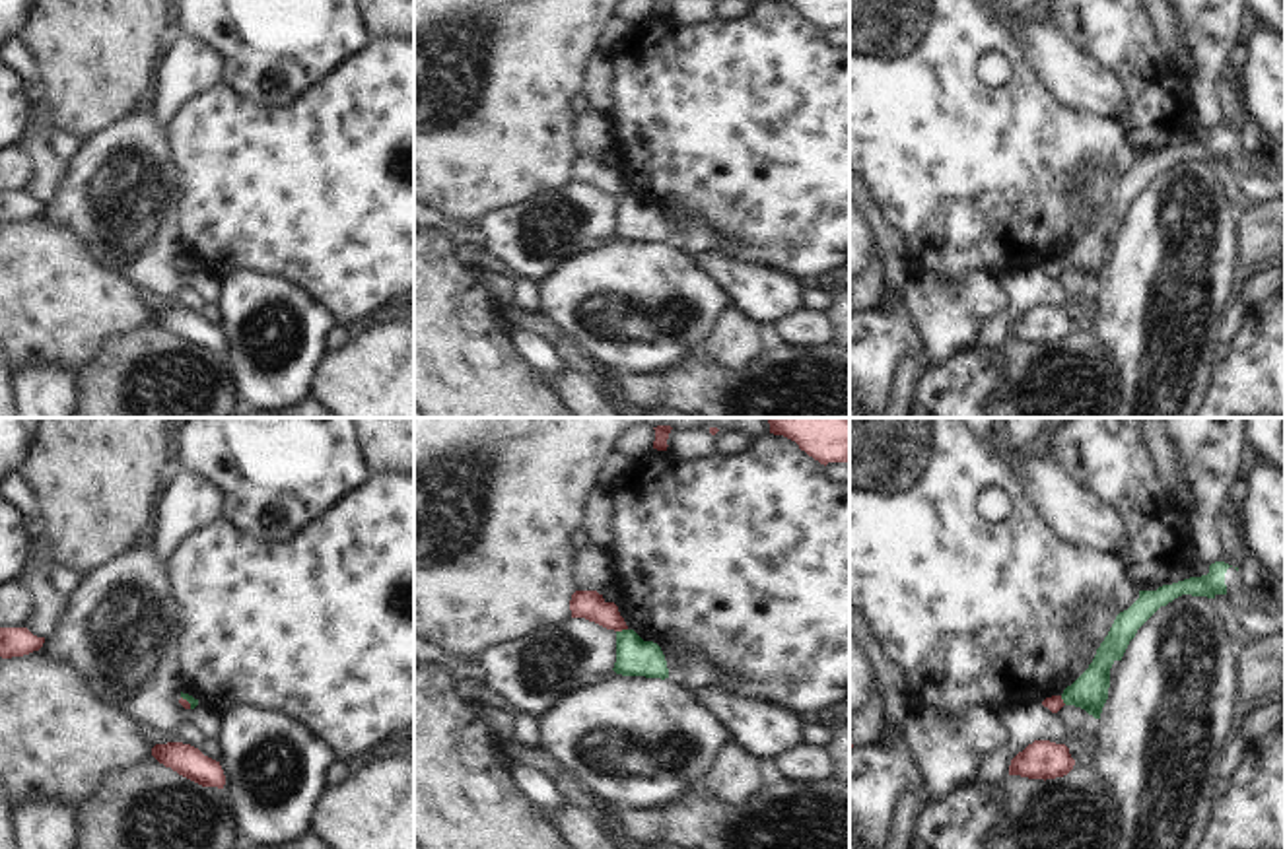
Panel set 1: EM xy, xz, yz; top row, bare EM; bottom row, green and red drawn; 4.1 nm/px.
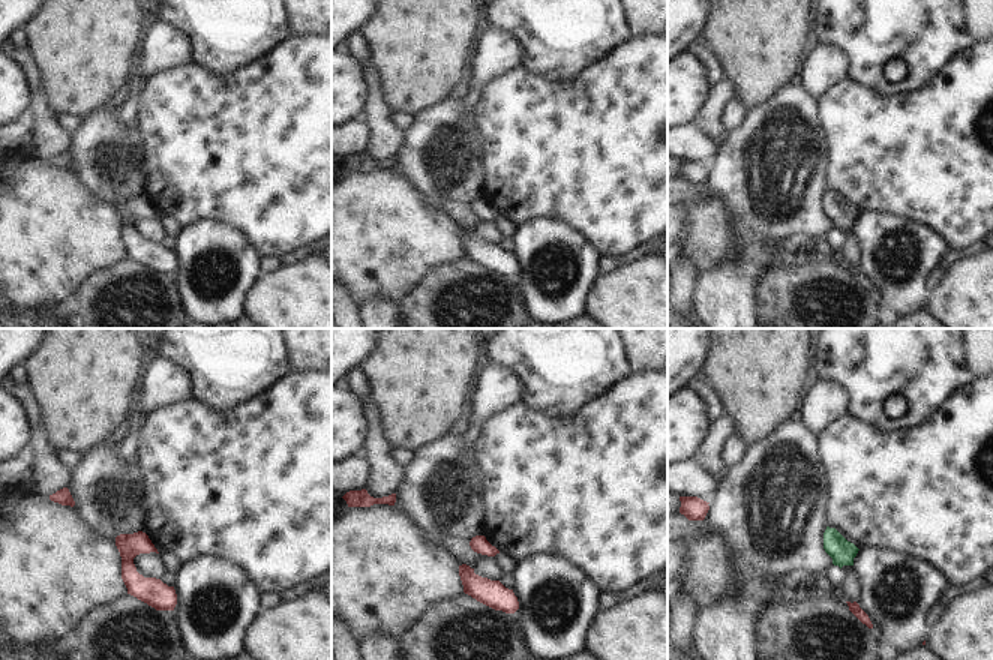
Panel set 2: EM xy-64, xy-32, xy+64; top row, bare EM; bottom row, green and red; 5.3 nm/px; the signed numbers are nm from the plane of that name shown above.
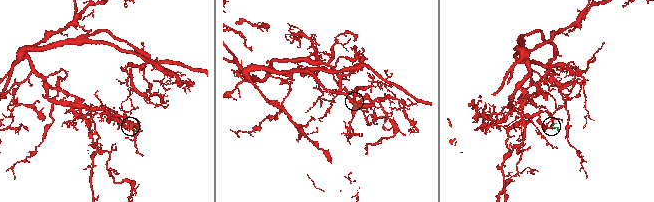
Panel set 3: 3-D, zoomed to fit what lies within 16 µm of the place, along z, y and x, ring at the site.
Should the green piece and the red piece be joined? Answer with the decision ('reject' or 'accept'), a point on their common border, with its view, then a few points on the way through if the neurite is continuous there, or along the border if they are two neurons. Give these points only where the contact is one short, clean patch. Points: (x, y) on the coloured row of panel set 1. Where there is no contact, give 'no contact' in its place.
reject; meets green in xz at (623, 630); border along xz (626, 628), (617, 632)

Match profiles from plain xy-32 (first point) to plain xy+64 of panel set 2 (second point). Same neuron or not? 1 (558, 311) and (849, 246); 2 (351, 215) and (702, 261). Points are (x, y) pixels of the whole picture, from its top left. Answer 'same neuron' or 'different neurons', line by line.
1: different neurons
2: same neuron

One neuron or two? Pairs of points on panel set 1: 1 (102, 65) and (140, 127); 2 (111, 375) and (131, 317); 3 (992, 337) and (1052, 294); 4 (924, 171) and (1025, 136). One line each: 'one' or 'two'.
1: two
2: two
3: one
4: one

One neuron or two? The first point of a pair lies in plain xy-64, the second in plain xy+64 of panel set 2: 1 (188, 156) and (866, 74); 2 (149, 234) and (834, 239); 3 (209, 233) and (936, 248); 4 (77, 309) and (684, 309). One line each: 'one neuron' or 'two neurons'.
1: two neurons
2: one neuron
3: one neuron
4: two neurons

